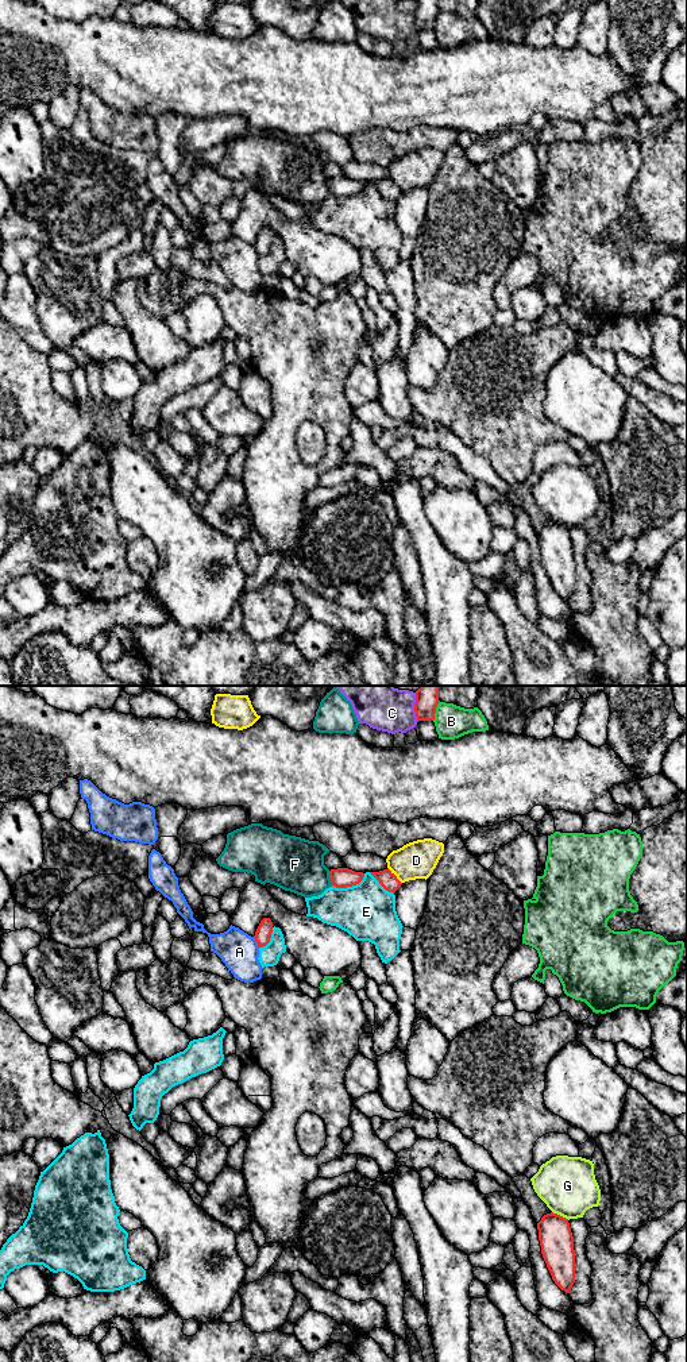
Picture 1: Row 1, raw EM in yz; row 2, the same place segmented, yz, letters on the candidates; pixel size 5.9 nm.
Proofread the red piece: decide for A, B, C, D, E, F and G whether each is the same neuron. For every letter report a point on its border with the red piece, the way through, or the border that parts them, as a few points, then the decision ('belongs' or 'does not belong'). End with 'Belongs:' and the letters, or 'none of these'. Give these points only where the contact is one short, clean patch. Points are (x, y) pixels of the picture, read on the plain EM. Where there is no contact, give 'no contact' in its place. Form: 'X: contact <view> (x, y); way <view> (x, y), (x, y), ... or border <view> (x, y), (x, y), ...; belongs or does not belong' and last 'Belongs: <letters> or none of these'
A: contact yz (257, 250); border yz (253, 246), (259, 255); does not belong
B: contact yz (435, 19); does not belong
C: contact yz (415, 16); does not belong
D: contact yz (394, 184); does not belong
E: contact yz (350, 195); does not belong
F: contact yz (330, 186); does not belong
G: contact yz (559, 524); does not belong
Belongs: none of these

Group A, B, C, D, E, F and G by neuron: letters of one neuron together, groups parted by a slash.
A / B / C / D / E / F / G

